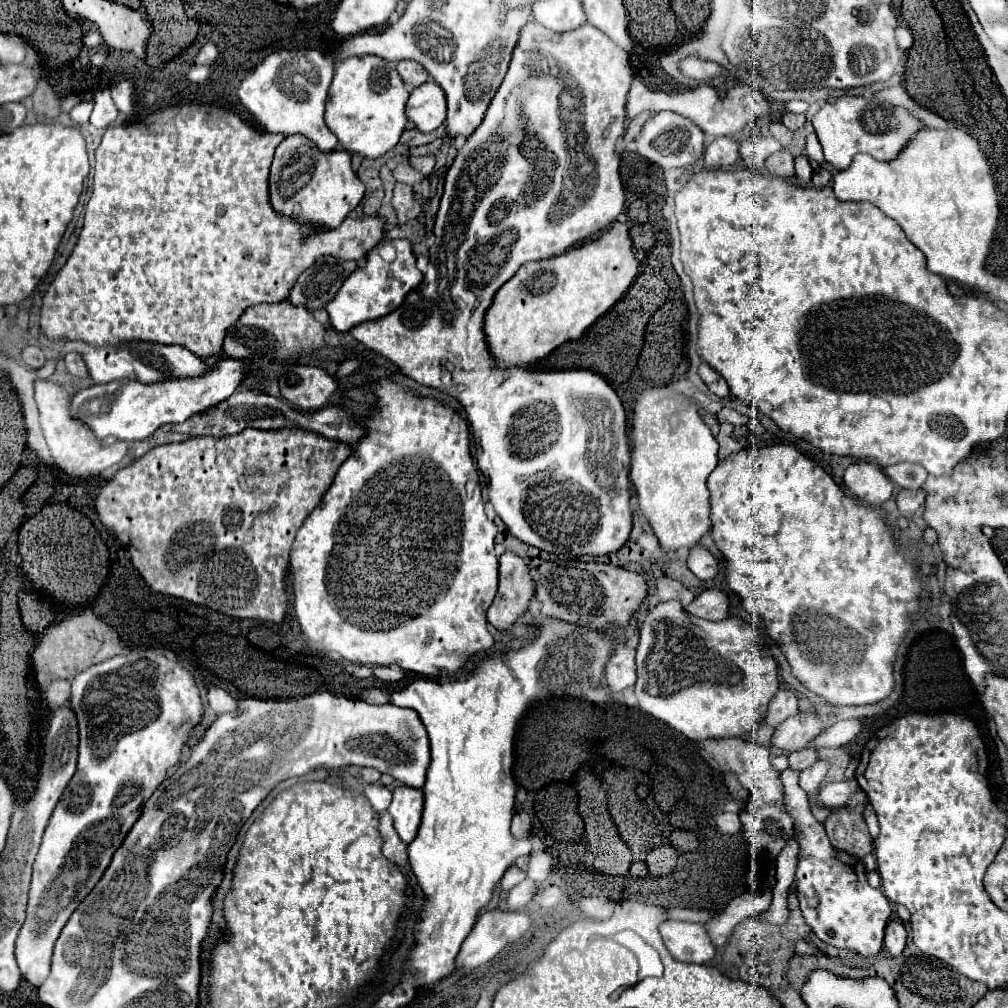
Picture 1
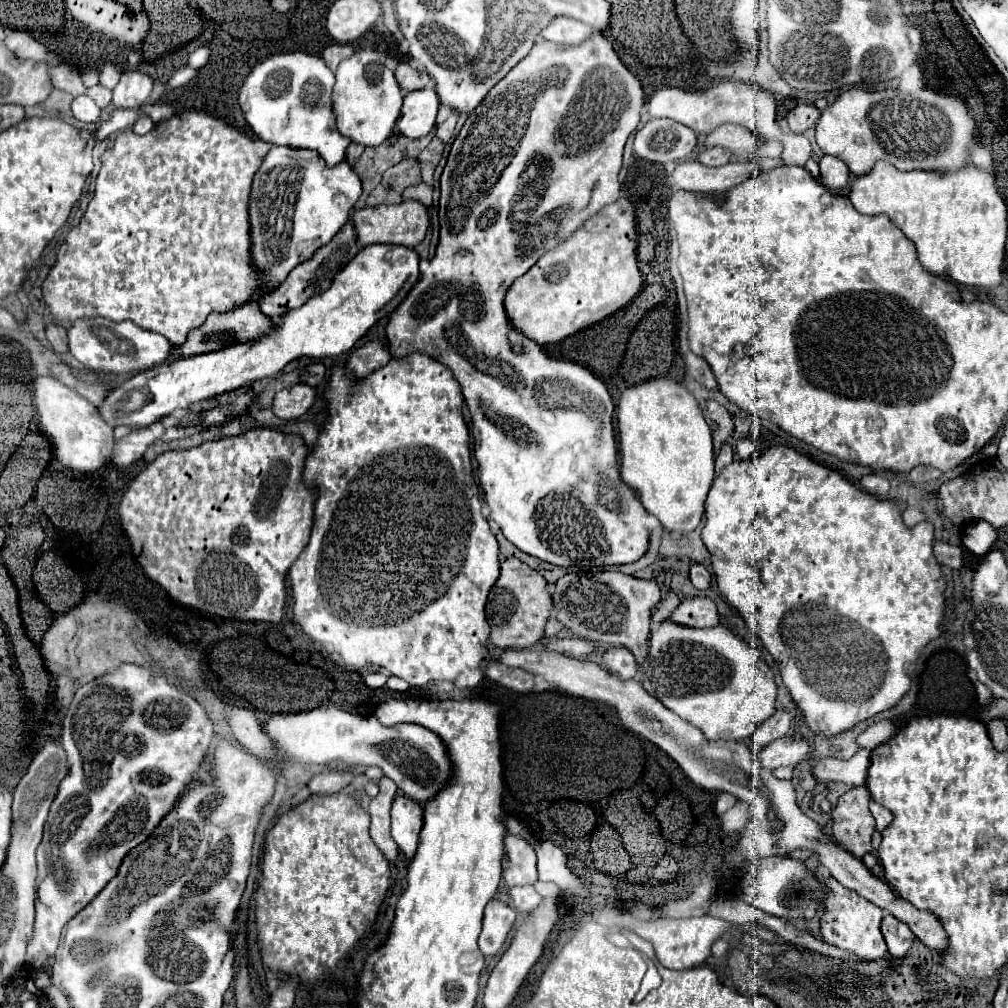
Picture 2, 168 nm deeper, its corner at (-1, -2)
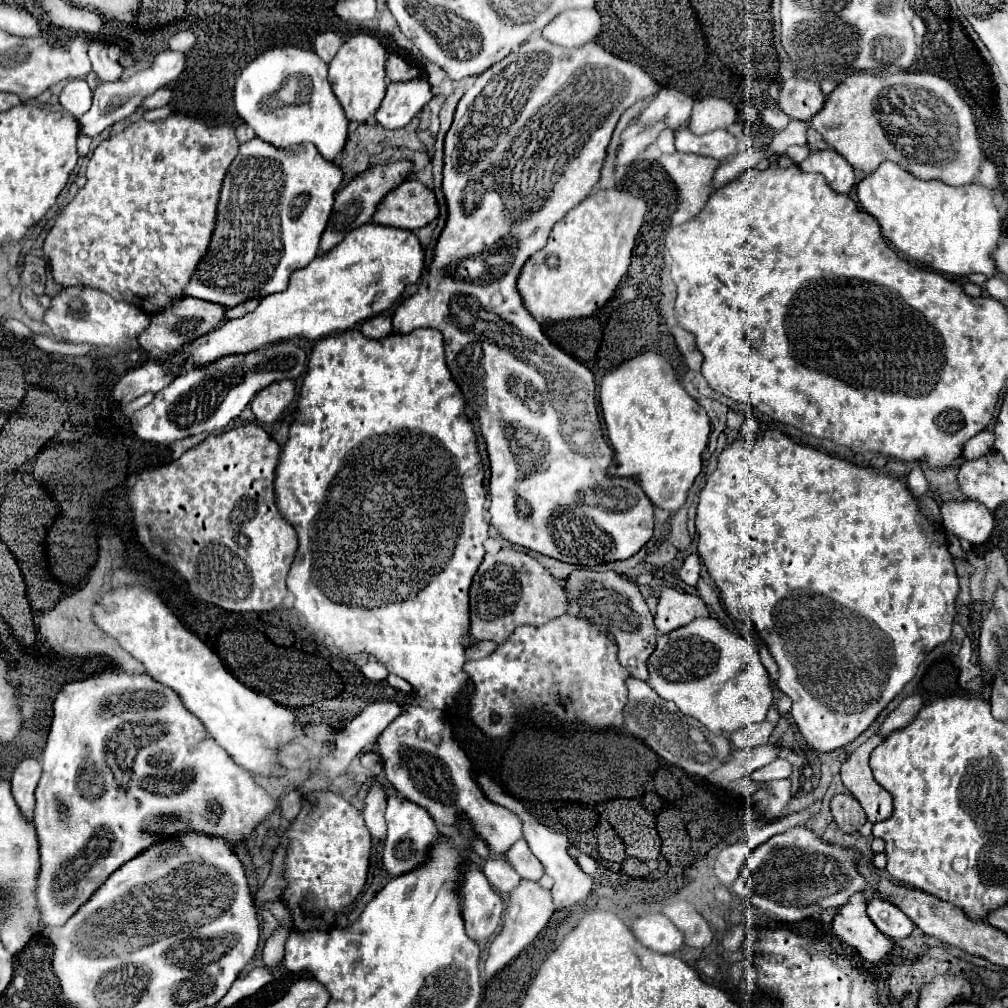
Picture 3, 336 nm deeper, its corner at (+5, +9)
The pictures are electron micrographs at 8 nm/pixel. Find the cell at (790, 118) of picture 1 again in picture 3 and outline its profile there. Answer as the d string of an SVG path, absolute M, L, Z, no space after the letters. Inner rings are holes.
M788 78L780 88L780 108L796 120L810 120L824 106L826 96L820 90L818 82L804 78Z

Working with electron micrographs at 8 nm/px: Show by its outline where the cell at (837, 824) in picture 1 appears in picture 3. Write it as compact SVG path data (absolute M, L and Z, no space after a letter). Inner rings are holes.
M836 794L830 808L832 808L834 822L844 832L858 832L860 826L866 822L866 814L860 802L850 794Z

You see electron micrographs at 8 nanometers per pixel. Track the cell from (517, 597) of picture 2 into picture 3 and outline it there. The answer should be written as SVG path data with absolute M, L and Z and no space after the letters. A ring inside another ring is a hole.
M502 548L498 554L486 554L472 584L470 584L470 636L474 640L492 640L496 644L504 642L516 626L520 624L546 624L552 618L558 618L568 612L568 594L564 592L564 584L556 580L538 560L532 556L512 550L512 548Z

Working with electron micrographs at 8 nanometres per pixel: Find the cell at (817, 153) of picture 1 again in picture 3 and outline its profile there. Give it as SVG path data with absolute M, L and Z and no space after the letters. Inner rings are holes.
M820 150L812 152L800 168L804 172L816 172L822 174L828 182L828 186L838 194L848 194L856 182L854 168L836 152L836 150Z

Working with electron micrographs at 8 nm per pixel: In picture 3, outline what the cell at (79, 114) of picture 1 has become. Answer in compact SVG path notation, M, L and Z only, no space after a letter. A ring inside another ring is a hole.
M164 50L164 52L160 52L154 58L154 62L146 70L130 74L128 78L118 80L118 82L102 82L96 88L96 94L94 94L94 100L92 100L92 108L78 120L80 134L94 138L96 134L100 134L108 126L130 118L140 108L144 98L148 98L156 90L164 88L168 82L176 80L182 70L184 70L184 54L182 52L174 52L174 50Z

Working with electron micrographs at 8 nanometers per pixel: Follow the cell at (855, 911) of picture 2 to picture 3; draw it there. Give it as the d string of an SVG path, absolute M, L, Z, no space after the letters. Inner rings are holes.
M854 894L848 904L844 904L832 920L834 934L858 950L858 954L868 962L880 962L890 950L892 940L884 936L866 914L864 894Z

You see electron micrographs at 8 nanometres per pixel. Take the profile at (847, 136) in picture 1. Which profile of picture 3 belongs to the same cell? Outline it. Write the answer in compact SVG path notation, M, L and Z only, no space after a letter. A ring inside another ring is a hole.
M898 72L888 76L888 80L872 74L852 74L838 84L838 88L826 98L824 108L810 118L808 124L818 130L826 142L856 170L866 174L874 172L882 162L892 160L918 178L938 178L950 186L964 186L976 182L980 164L984 162L978 128L970 106L958 94L952 82L930 72ZM892 96L896 96L896 100L904 100L904 104L892 104Z

